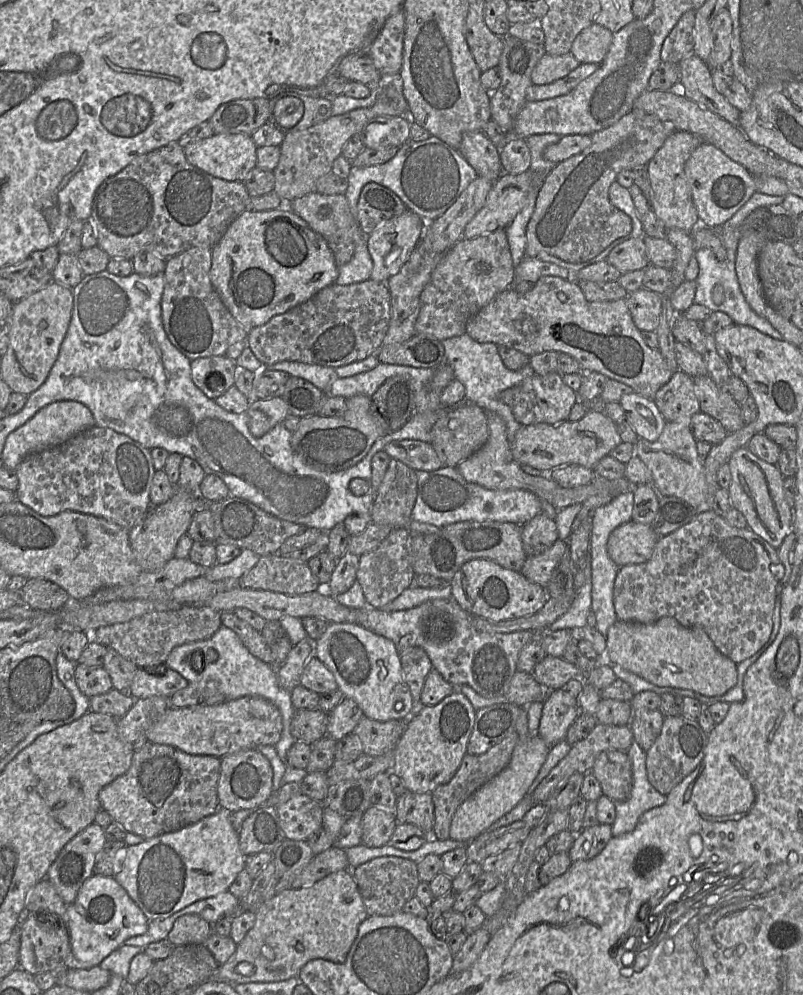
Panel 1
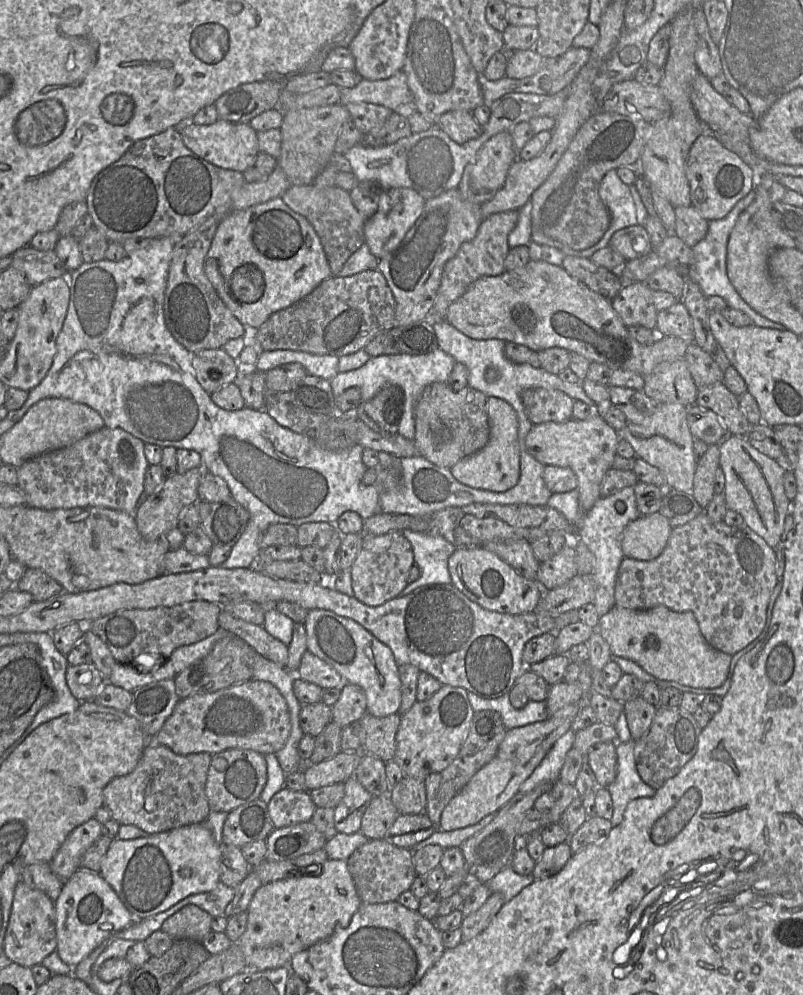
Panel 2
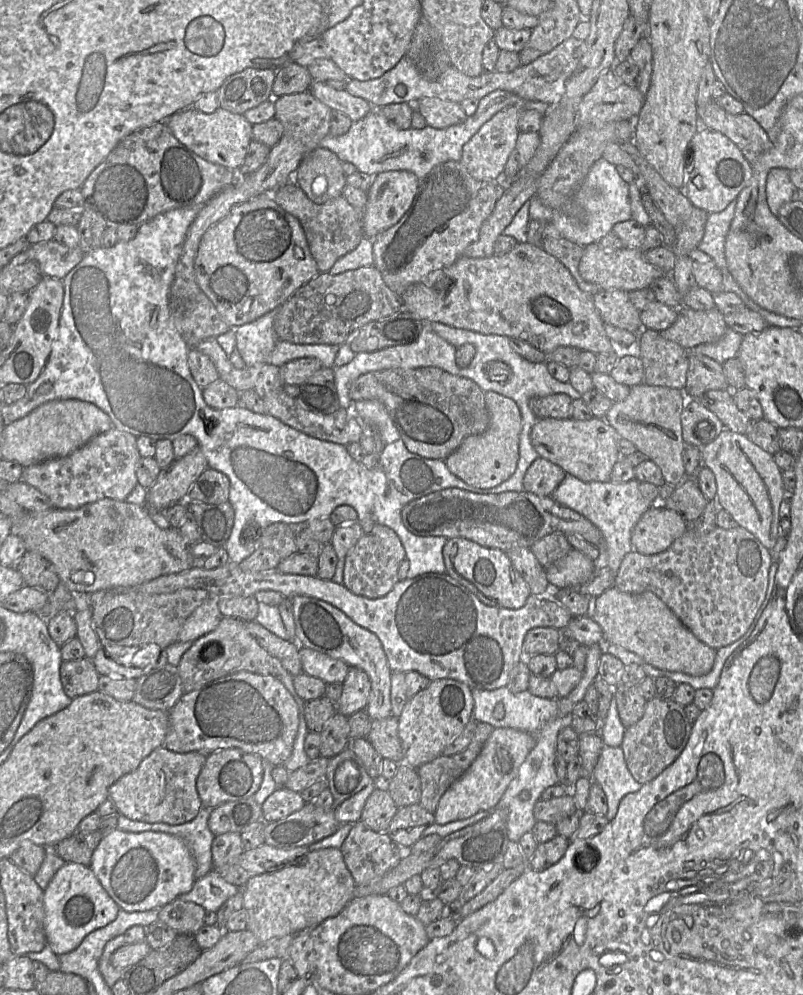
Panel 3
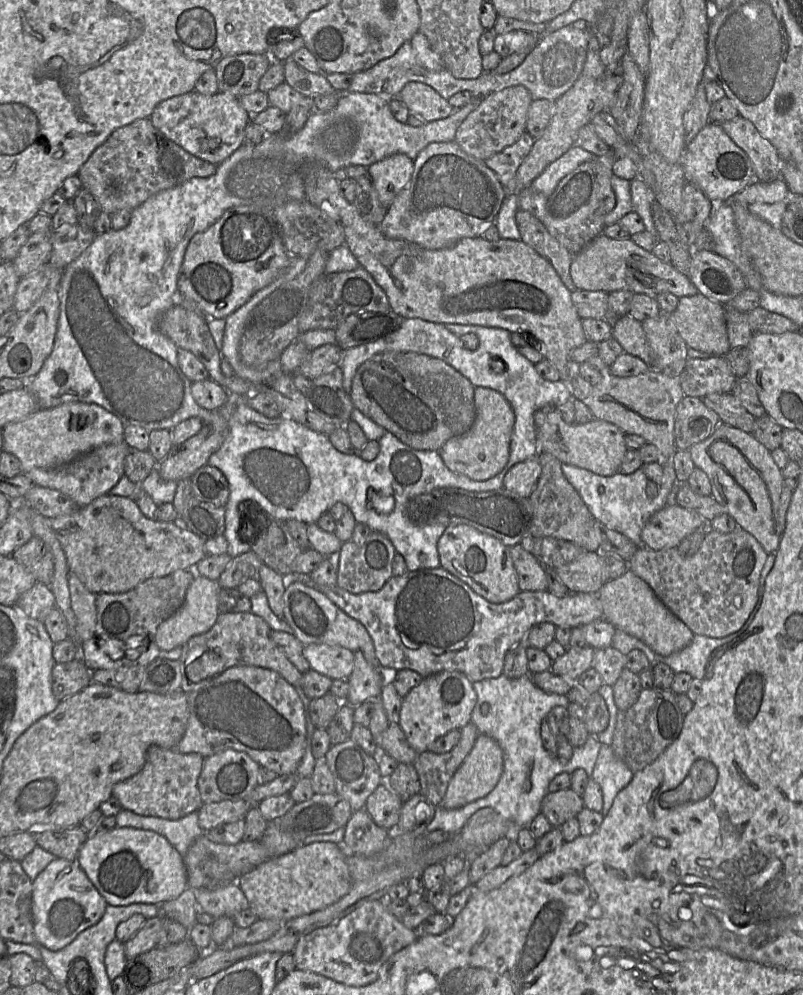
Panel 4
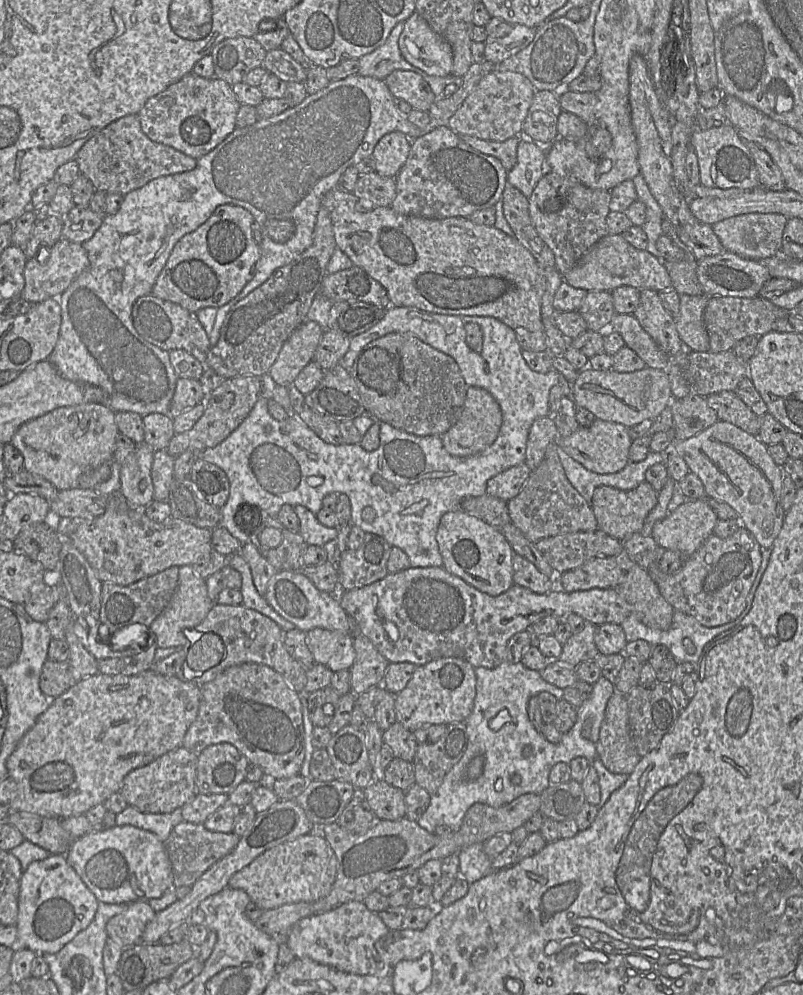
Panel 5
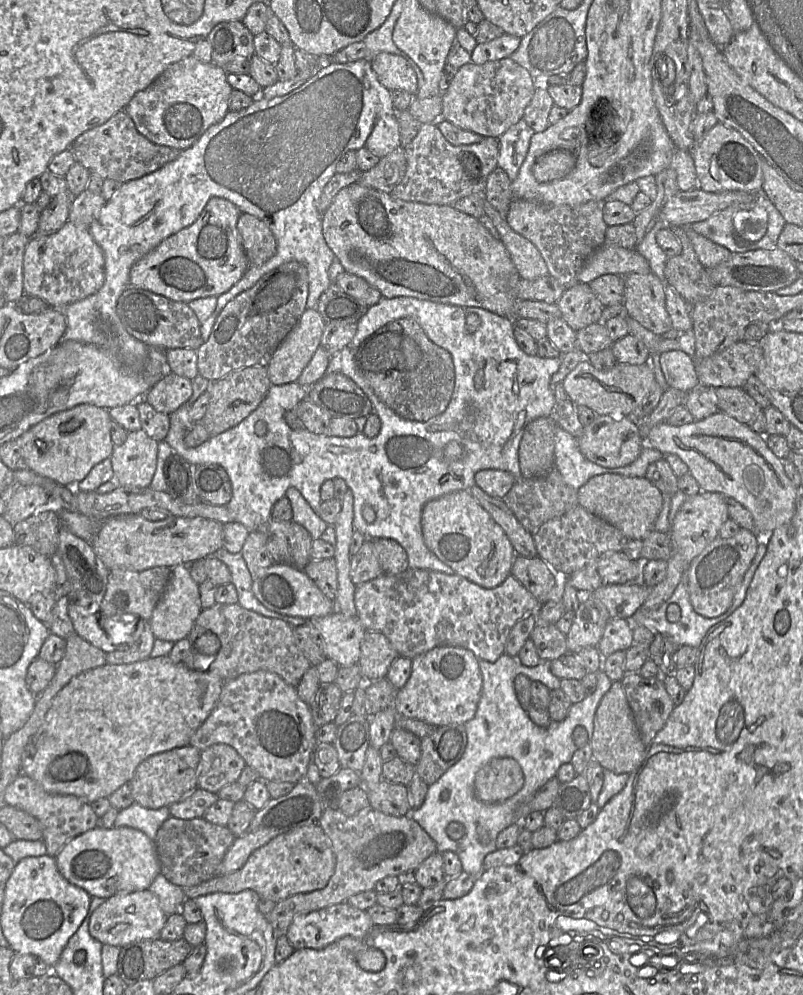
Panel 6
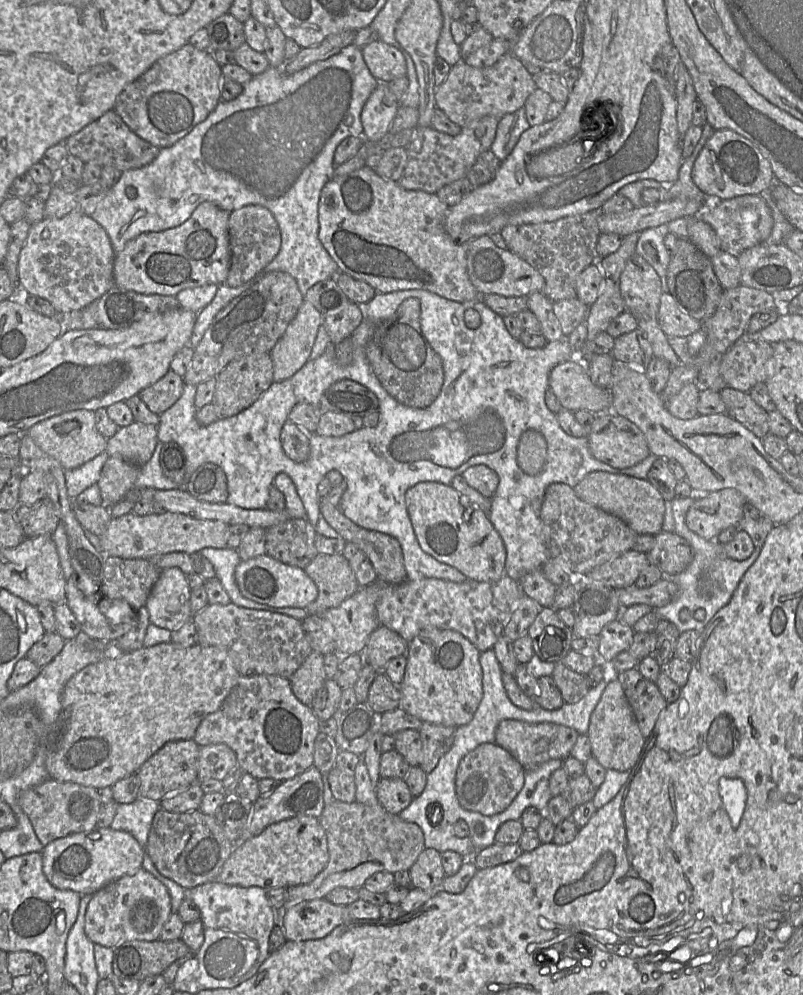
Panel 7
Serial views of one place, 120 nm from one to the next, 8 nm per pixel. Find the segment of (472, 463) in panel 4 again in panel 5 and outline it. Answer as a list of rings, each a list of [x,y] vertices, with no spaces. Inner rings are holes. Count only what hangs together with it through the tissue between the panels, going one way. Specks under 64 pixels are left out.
[[[468,386],[462,412],[457,421],[443,434],[442,441],[448,453],[467,457],[479,453],[497,438],[503,421],[499,403],[493,395],[480,387]]]

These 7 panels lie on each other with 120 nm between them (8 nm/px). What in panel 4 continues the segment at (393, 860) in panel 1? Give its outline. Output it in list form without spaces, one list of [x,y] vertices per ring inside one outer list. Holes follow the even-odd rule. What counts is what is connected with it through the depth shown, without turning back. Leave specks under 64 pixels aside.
[[[365,809],[352,813],[344,840],[337,844],[345,855],[372,856],[390,844],[390,832],[378,826]]]

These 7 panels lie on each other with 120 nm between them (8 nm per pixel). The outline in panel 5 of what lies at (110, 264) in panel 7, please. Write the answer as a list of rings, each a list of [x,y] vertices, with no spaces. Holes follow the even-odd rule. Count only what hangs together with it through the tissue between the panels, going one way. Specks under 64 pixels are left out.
[[[62,238],[49,249],[39,249],[37,255],[37,258],[33,257],[26,261],[24,288],[21,294],[22,298],[34,304],[39,304],[49,299],[58,299],[71,282],[89,266],[87,252],[83,245]]]

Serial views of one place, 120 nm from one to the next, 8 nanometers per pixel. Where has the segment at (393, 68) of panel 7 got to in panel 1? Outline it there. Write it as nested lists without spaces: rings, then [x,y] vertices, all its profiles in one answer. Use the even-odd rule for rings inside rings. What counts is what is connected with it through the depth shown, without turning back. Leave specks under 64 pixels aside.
[[[484,131],[466,132],[459,151],[479,176],[495,182],[503,174],[500,148]]]

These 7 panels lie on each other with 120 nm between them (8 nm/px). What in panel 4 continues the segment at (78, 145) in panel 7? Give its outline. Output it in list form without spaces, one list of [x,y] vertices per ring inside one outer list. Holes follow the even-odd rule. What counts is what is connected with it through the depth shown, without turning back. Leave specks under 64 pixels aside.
[[[149,118],[138,119],[112,132],[80,167],[77,176],[102,211],[132,211],[150,196],[194,177],[209,177],[217,165],[199,159],[167,139]]]

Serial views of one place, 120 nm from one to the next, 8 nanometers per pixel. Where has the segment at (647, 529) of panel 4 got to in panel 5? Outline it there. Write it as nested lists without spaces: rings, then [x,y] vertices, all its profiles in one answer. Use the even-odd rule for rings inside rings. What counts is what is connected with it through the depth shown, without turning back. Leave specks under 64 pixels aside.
[[[686,500],[655,523],[651,536],[663,549],[679,552],[687,559],[714,535],[717,521],[706,500]]]

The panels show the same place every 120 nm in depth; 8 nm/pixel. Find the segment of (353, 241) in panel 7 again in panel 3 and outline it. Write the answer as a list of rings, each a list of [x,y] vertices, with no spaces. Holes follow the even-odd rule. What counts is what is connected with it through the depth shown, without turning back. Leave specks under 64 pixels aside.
[[[316,148],[301,160],[294,182],[316,204],[325,203],[343,195],[346,176],[341,161],[332,151]],[[518,242],[503,255],[485,258],[462,255],[451,266],[434,271],[423,282],[409,286],[400,300],[402,309],[424,322],[440,322],[482,334],[521,338],[530,341],[545,354],[559,346],[572,346],[595,354],[619,350],[605,332],[593,295],[582,291],[570,271],[556,258],[529,242]]]

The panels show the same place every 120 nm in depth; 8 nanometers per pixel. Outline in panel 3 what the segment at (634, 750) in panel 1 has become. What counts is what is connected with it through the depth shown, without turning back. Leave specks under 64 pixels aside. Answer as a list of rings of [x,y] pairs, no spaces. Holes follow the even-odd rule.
[[[621,747],[603,748],[592,773],[592,780],[601,786],[607,797],[608,811],[605,816],[608,821],[613,820],[617,815],[621,799],[642,787],[642,784],[629,772]]]

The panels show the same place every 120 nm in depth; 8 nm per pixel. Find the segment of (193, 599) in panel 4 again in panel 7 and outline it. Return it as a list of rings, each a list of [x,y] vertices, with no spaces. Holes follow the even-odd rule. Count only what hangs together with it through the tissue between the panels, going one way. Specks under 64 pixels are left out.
[[[178,567],[162,569],[146,604],[152,624],[174,631],[193,619],[186,577]]]

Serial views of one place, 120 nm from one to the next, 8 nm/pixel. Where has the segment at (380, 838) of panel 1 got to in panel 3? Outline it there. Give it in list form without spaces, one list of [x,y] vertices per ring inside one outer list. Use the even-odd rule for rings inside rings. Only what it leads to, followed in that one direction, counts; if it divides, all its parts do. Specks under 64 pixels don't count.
[[[382,782],[368,797],[361,821],[375,832],[387,832],[398,809]]]

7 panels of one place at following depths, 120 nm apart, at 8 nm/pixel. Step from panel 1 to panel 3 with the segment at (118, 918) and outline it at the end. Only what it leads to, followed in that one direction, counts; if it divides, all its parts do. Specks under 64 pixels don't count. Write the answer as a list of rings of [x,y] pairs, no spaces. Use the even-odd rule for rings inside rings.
[[[65,863],[44,890],[47,945],[56,955],[75,950],[92,931],[113,922],[120,910],[89,866]]]

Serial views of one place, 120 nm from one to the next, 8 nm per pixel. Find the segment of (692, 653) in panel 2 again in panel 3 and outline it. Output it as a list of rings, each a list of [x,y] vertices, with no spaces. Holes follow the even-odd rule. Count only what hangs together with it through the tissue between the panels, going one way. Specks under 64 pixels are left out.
[[[612,586],[592,600],[592,618],[603,630],[604,643],[621,646],[656,668],[703,676],[714,665],[716,649],[697,639],[651,591],[628,594]]]

